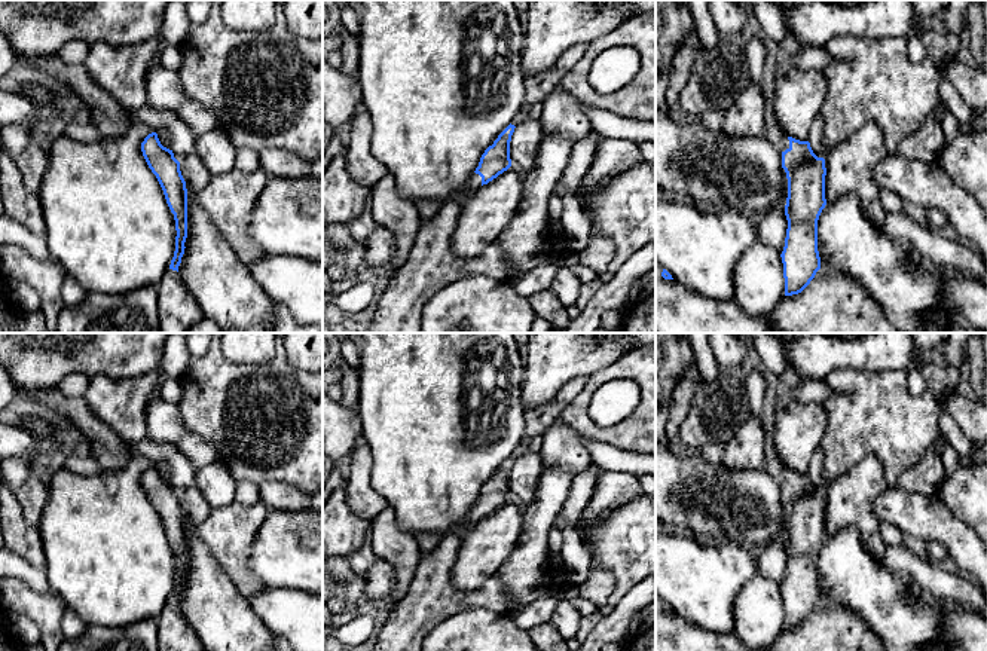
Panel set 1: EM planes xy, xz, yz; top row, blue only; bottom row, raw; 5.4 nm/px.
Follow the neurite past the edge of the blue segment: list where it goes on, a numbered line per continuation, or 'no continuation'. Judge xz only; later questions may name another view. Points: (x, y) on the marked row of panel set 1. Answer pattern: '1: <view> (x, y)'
1: xz (474, 182)

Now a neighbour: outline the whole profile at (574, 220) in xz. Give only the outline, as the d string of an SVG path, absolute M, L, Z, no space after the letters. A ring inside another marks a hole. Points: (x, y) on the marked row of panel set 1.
M559 181L556 192L563 202L560 223L569 236L568 248L580 253L590 241L590 220L587 218L577 193L569 193Z

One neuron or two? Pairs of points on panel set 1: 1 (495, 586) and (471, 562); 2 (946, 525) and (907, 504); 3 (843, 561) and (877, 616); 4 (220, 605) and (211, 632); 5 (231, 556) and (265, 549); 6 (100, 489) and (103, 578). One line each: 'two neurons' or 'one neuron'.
1: two neurons
2: one neuron
3: one neuron
4: one neuron
5: two neurons
6: one neuron

